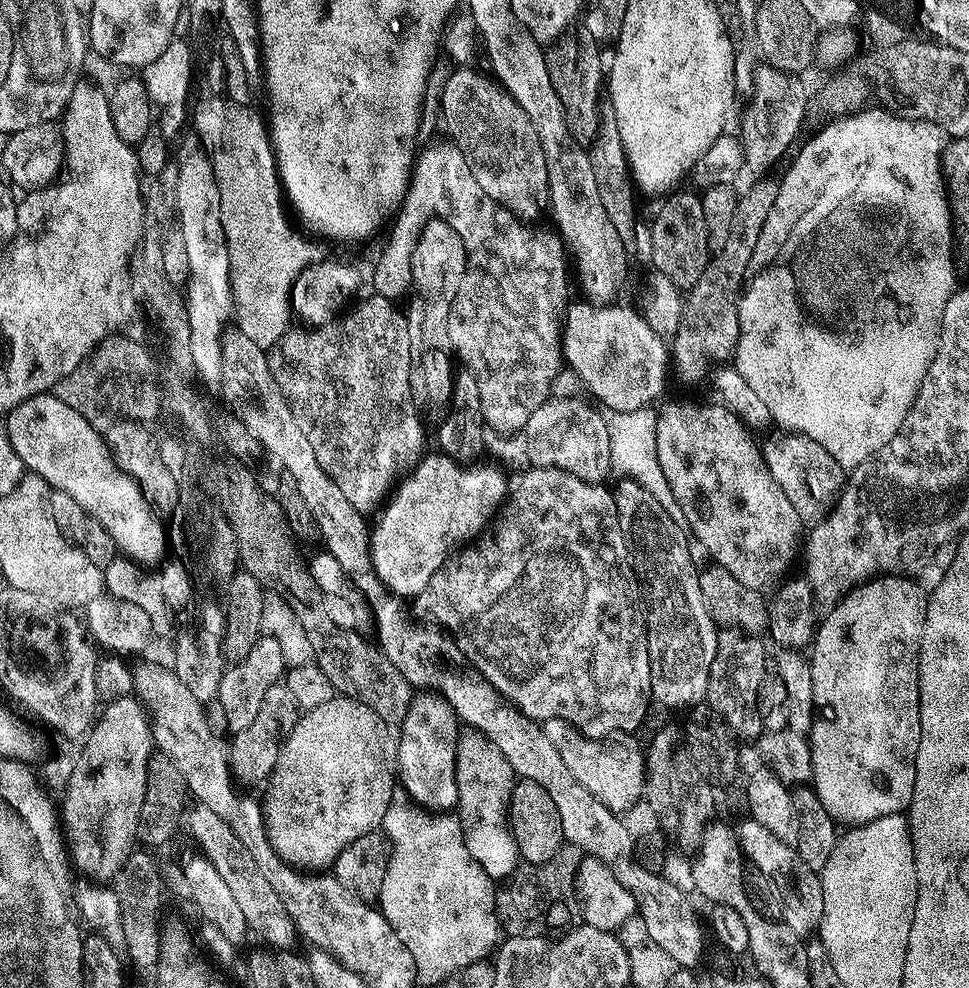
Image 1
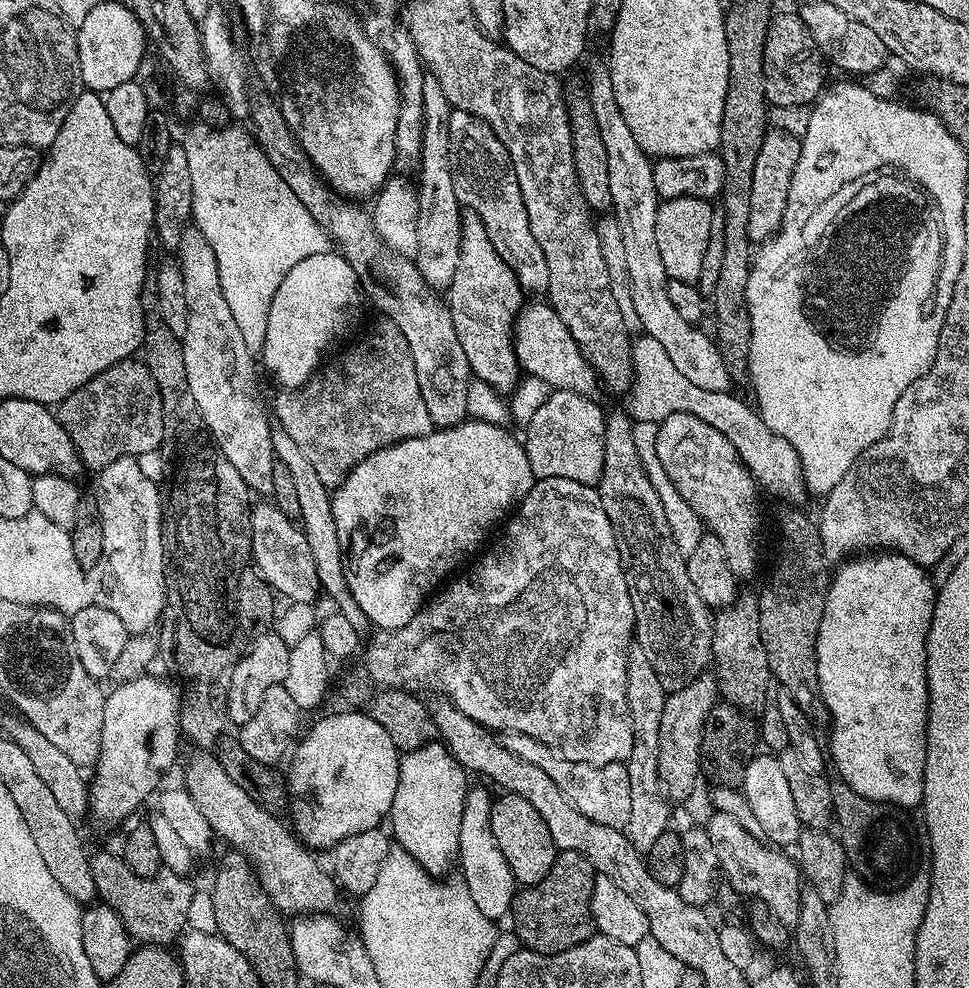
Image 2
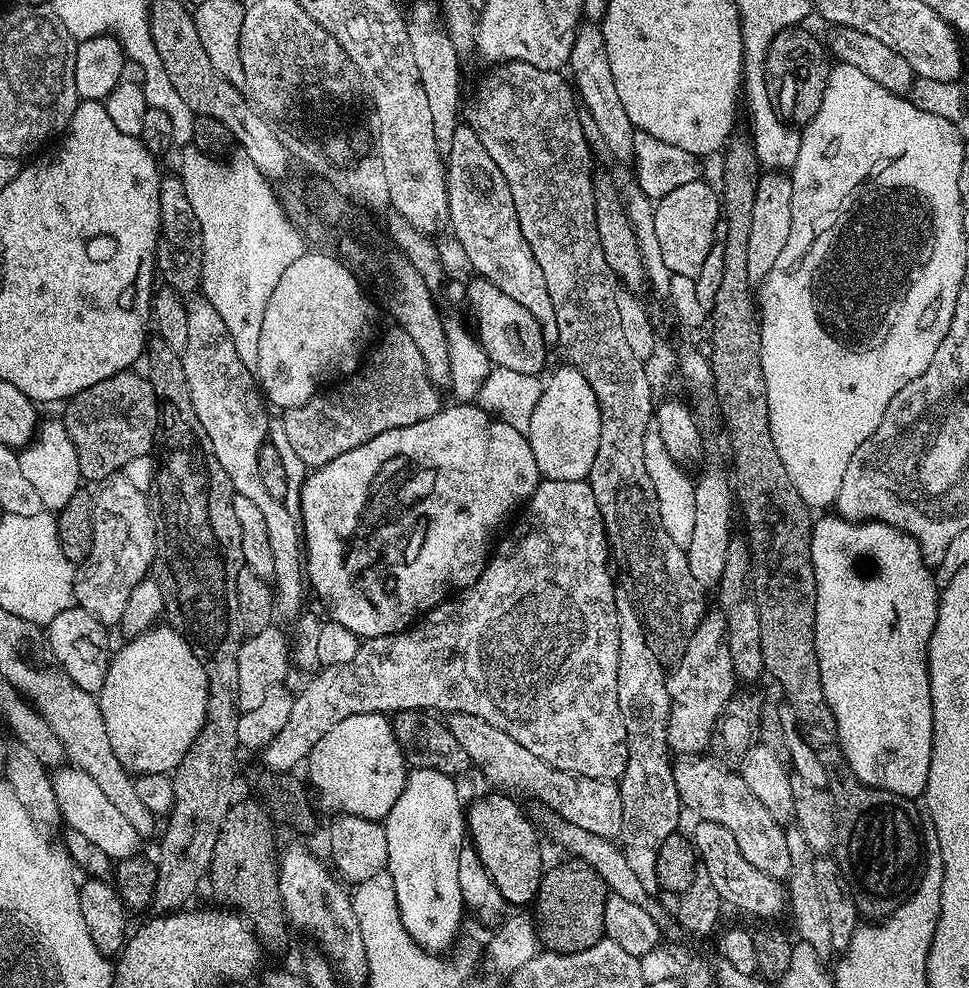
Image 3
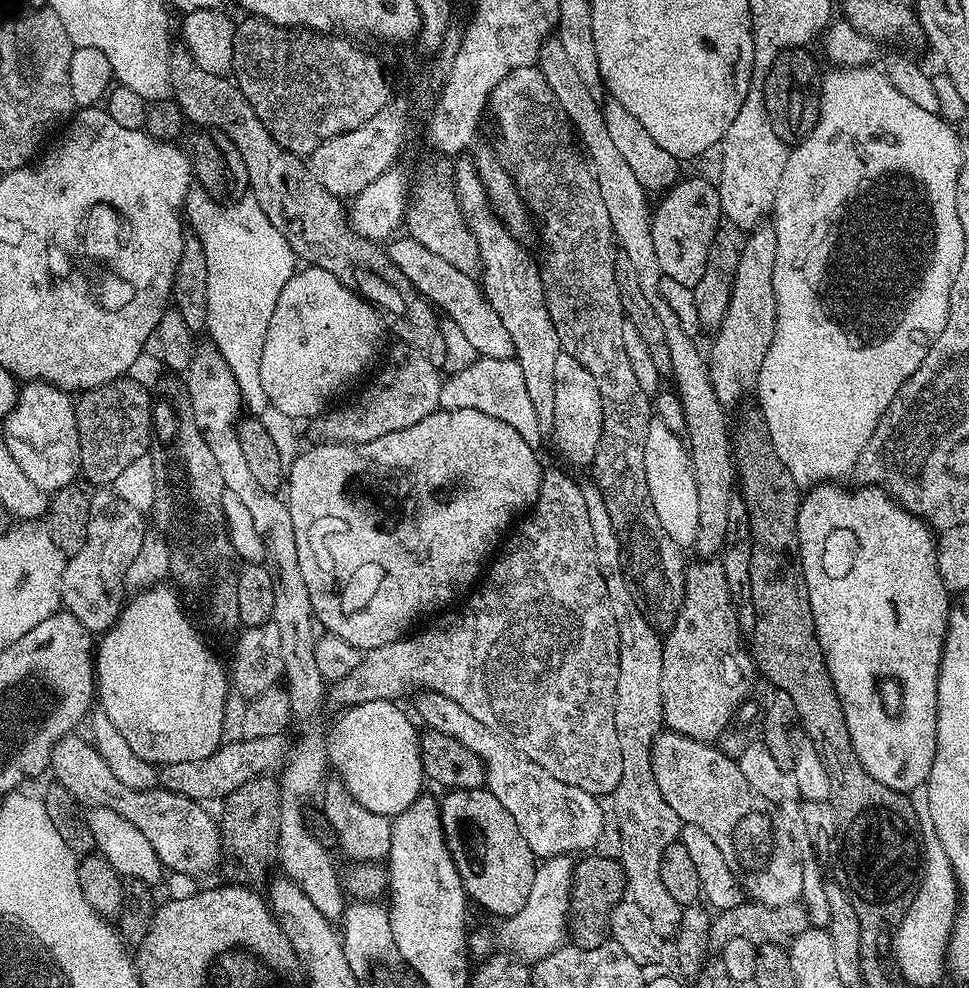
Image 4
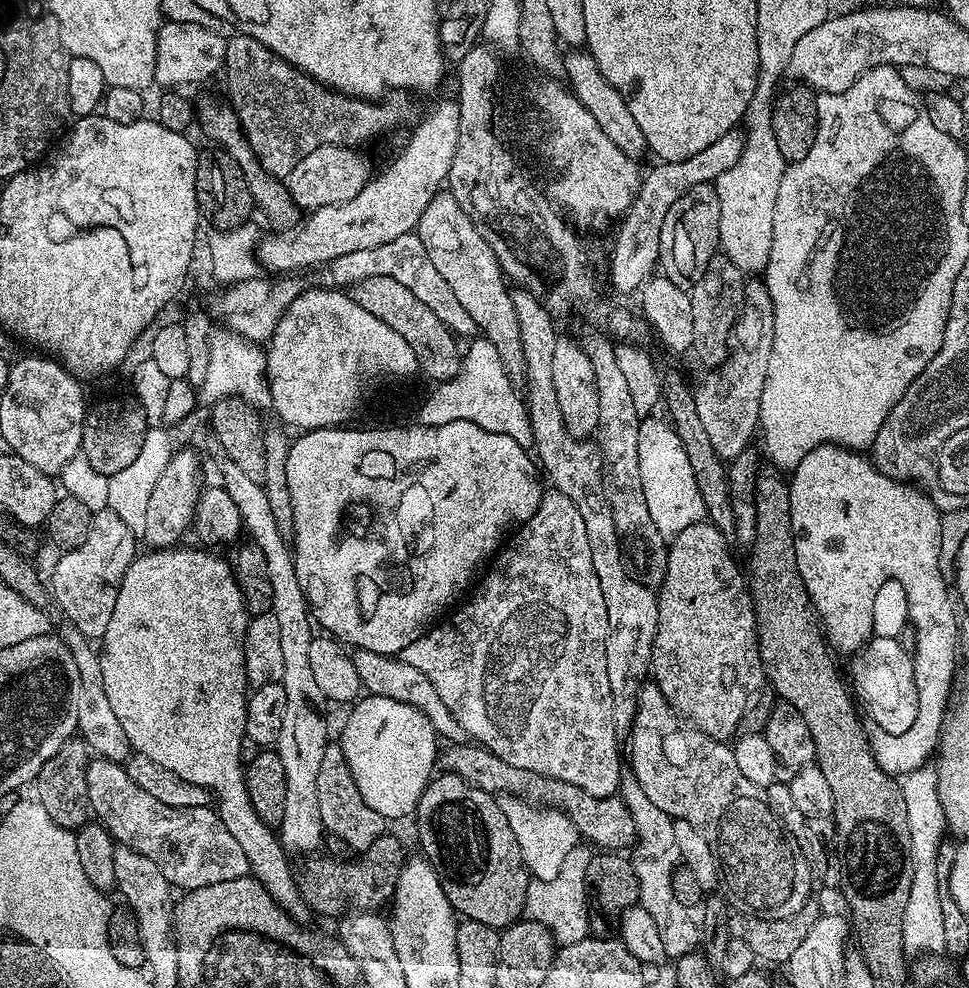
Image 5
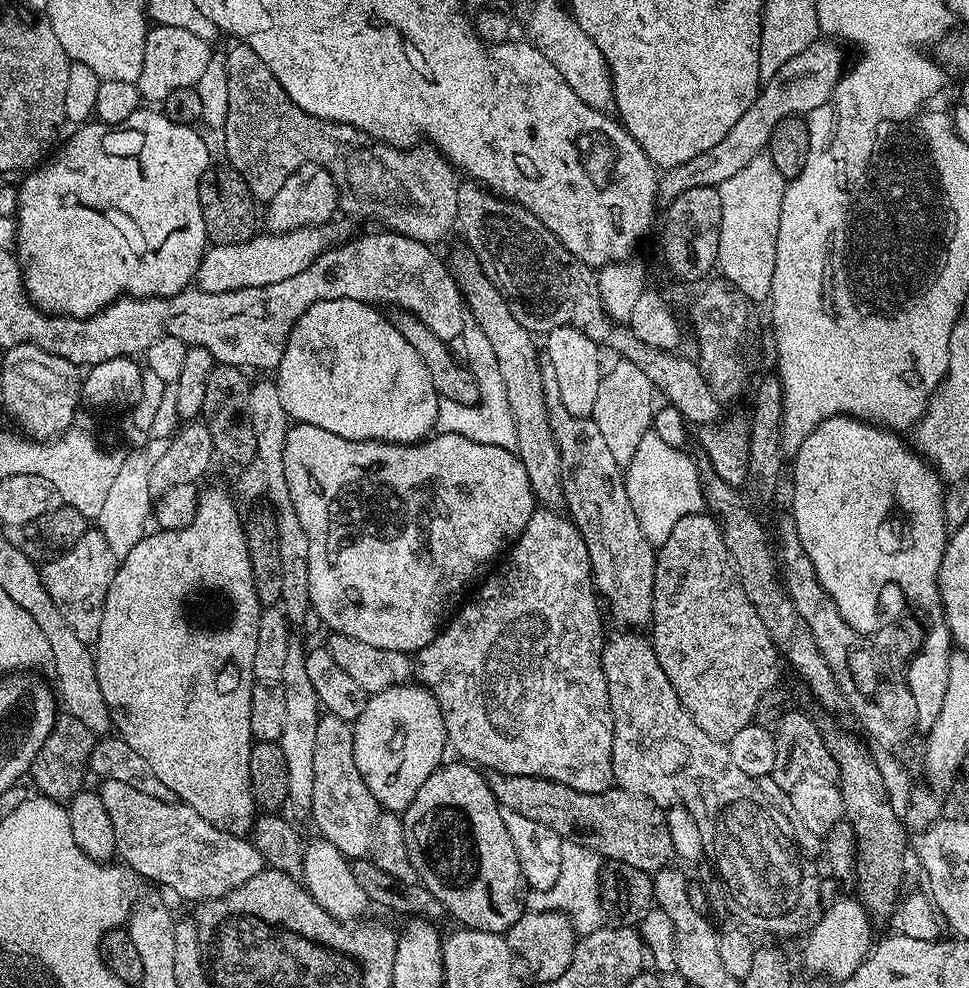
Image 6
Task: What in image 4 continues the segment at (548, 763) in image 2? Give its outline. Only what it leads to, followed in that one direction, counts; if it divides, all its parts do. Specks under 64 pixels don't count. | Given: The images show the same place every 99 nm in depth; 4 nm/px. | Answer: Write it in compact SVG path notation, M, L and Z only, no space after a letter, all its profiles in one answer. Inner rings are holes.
M424 690L419 695L415 712L418 720L420 715L419 723L424 723L425 729L433 728L442 734L450 734L450 738L462 742L462 746L474 750L474 754L482 758L488 792L494 794L494 798L506 806L510 818L518 822L518 830L522 830L522 838L526 838L526 846L530 846L535 856L567 856L595 849L592 847L604 832L604 808L597 797L578 786L570 786L570 782L558 782L554 774L546 774L538 762L530 762L530 758L498 738L494 730L486 730L478 718L462 710L462 706L446 698L446 694Z

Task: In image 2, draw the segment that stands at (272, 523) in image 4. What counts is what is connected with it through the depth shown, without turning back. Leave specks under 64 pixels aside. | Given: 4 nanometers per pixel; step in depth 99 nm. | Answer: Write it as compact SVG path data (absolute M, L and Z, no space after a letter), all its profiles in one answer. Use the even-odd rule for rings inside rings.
M189 226L181 237L181 242L176 249L176 262L180 266L180 273L183 274L183 281L185 283L185 299L186 299L186 310L189 311L189 316L186 318L186 332L181 336L181 344L183 346L183 362L186 365L186 382L190 382L190 394L194 394L194 402L198 406L201 418L206 422L208 427L208 433L212 436L212 439L217 448L220 449L220 453L224 455L230 462L230 466L234 466L234 470L238 470L238 474L242 474L242 478L246 482L246 486L253 492L264 492L264 494L271 493L272 490L272 471L274 466L278 463L278 452L272 446L272 438L274 435L272 429L268 426L268 420L270 424L270 416L264 413L264 408L260 405L260 400L255 396L256 392L256 368L258 372L258 364L253 360L253 353L250 353L246 349L246 342L243 341L243 335L239 331L239 327L235 323L233 314L230 311L230 306L226 303L226 298L222 295L221 284L218 282L218 266L217 259L214 258L214 252L210 248L210 244L206 242L206 238L201 234L199 228L195 226Z

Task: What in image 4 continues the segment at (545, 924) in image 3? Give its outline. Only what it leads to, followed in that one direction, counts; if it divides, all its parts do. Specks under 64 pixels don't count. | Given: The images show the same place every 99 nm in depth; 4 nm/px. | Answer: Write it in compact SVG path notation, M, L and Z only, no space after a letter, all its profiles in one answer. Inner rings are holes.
M588 854L575 861L572 869L572 889L568 906L568 931L575 947L593 948L609 943L610 914L626 896L624 868L619 859Z

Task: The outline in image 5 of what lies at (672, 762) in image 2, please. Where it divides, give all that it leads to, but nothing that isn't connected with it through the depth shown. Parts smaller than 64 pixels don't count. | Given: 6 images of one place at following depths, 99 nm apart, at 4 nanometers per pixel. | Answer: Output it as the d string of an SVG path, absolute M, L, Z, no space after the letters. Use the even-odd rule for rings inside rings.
M710 522L686 526L682 534L671 537L666 574L656 601L658 630L654 634L650 669L656 687L677 714L710 738L725 742L737 735L742 714L746 714L748 705L760 695L766 684L750 584L741 565L740 568L736 565L728 542L730 544L729 537Z

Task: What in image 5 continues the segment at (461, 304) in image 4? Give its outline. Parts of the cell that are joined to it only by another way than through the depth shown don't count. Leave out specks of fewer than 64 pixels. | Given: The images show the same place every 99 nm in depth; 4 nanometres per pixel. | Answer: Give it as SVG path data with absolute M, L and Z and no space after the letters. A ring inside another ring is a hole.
M402 234L402 238L394 238L394 242L385 242L383 246L374 246L371 250L354 250L354 254L342 254L340 257L340 280L348 280L354 285L359 280L369 280L375 276L394 278L394 282L406 286L406 290L420 299L457 337L472 338L477 335L474 318L470 318L458 298L454 298L454 290L450 290L442 274L438 274L434 262L430 262L426 254L426 246L422 246L415 234Z

